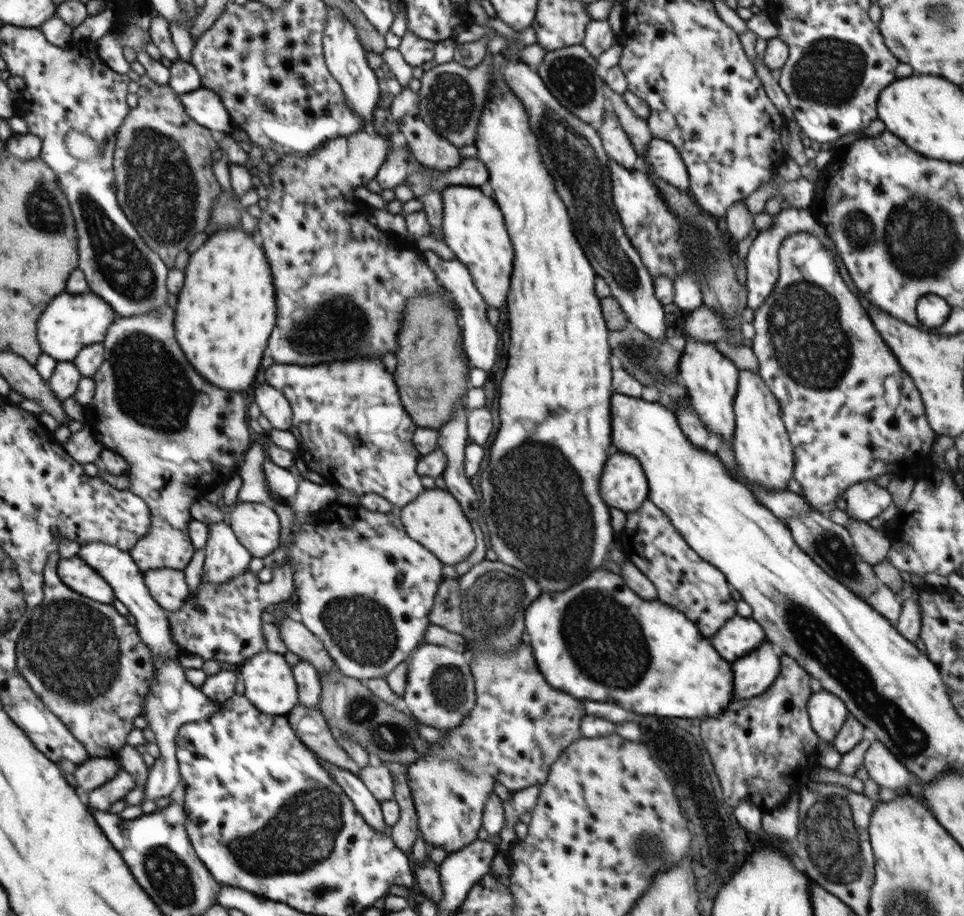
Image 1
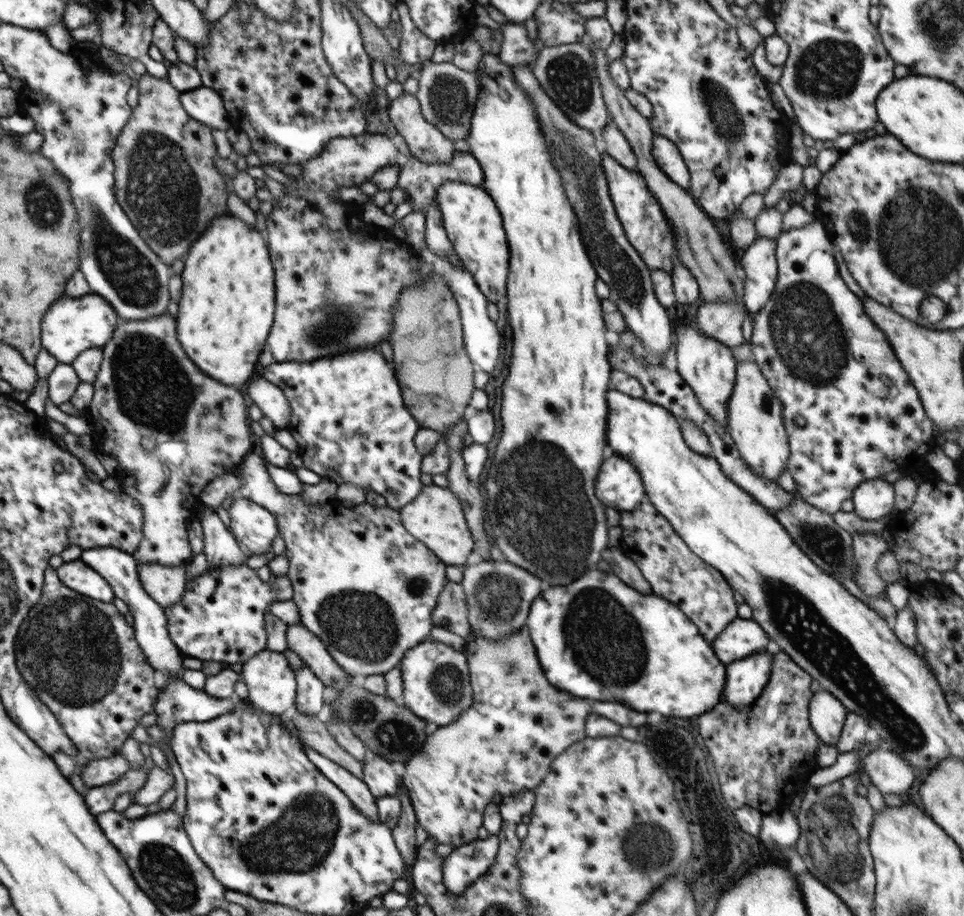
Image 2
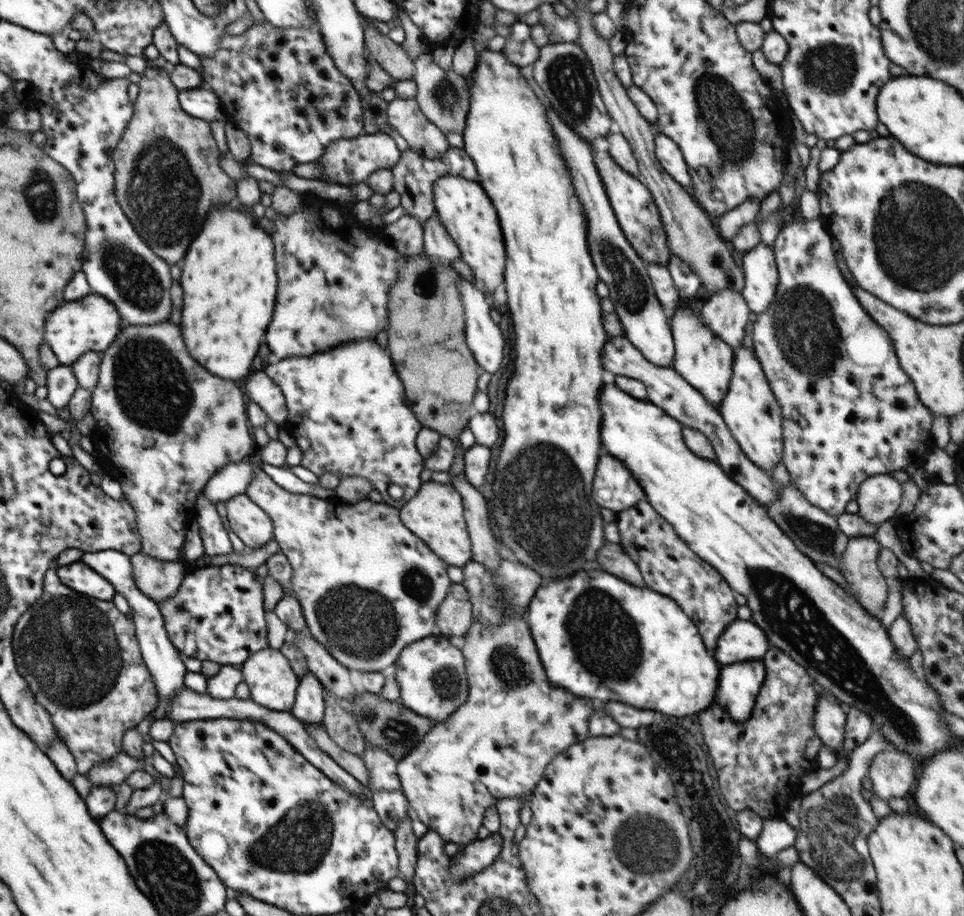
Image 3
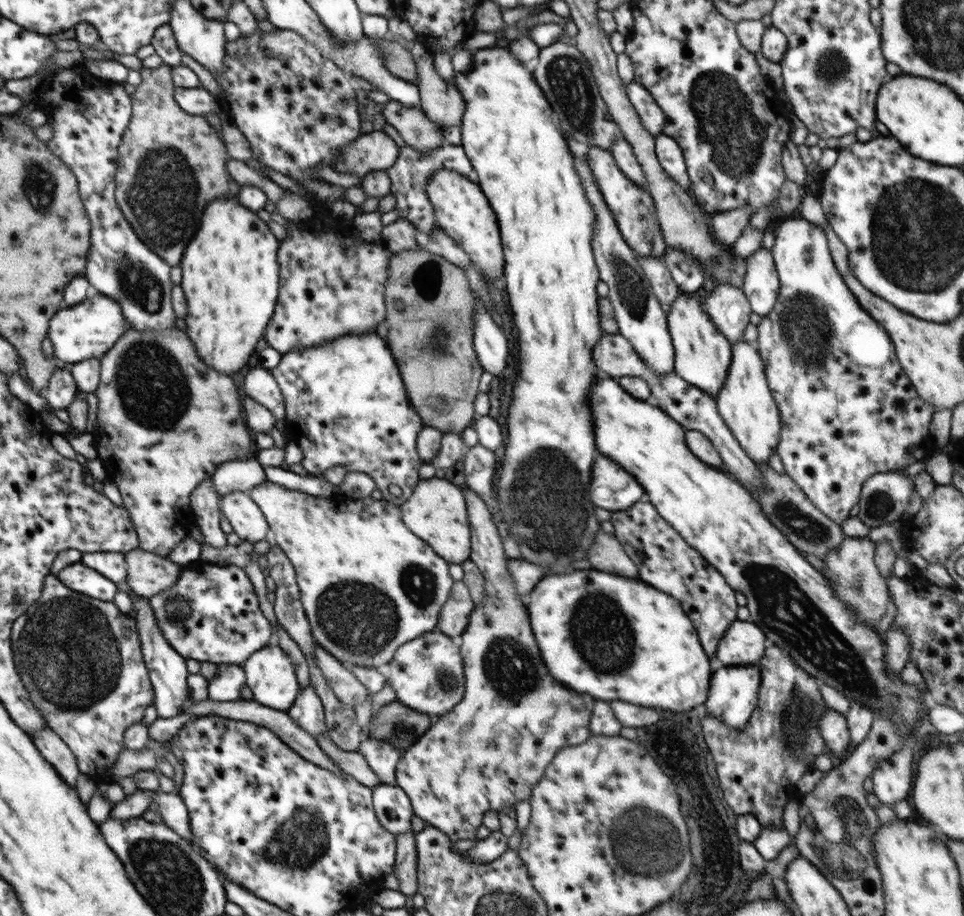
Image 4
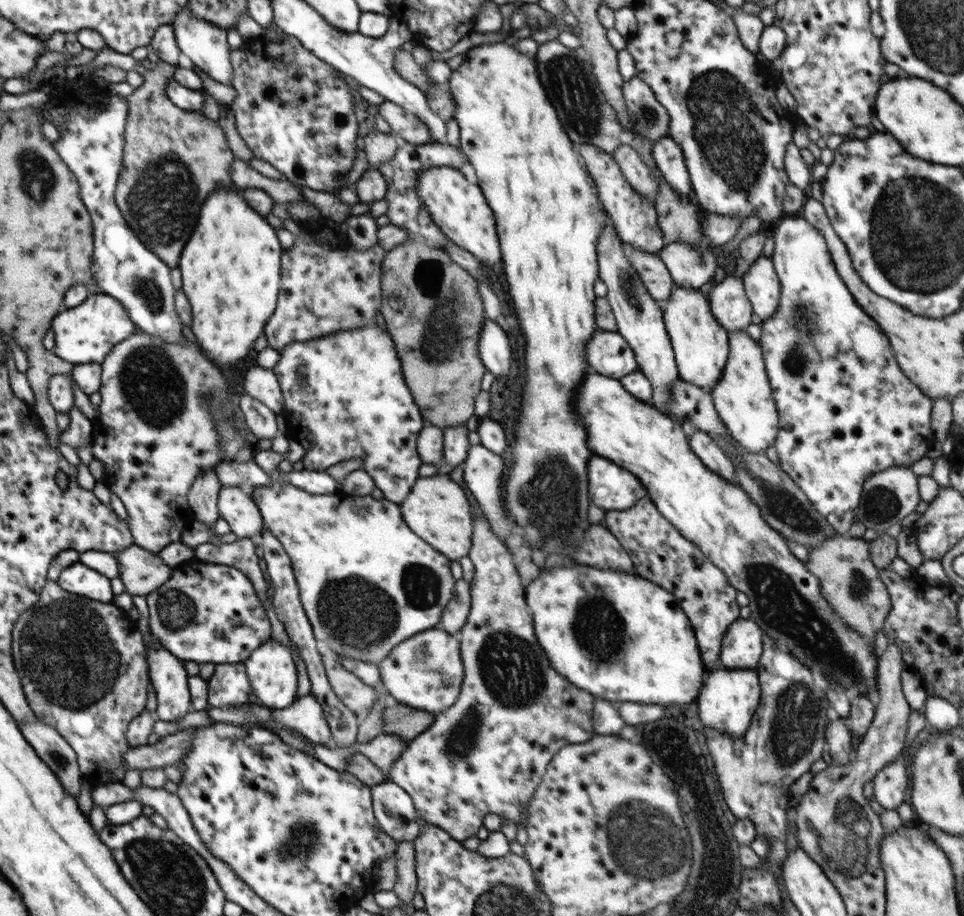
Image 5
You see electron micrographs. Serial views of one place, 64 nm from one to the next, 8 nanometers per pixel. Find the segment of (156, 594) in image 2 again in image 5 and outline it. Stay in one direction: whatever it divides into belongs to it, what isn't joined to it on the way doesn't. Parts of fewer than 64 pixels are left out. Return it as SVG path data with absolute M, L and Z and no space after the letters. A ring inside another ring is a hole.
M136 544L115 553L120 570L120 580L126 592L134 596L146 596L165 586L173 578L175 568L162 562L157 554L150 553Z

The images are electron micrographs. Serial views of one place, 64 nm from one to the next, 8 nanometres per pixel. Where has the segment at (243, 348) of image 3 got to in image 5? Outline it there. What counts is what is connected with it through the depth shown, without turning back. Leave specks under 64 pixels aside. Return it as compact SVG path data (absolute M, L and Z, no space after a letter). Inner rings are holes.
M222 187L213 194L206 200L206 208L202 208L202 228L194 232L194 240L190 240L186 252L182 252L180 269L184 280L181 288L192 304L192 332L202 345L202 351L222 367L248 354L252 342L264 332L268 319L274 314L281 291L282 245L276 237L276 229L250 208L242 191Z

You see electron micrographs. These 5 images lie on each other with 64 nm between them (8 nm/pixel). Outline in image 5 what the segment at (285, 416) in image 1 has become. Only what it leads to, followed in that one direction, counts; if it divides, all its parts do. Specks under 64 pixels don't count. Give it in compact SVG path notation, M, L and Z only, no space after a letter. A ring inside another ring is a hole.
M258 364L250 367L244 376L246 395L262 401L277 416L284 411L284 398L273 369L264 368Z

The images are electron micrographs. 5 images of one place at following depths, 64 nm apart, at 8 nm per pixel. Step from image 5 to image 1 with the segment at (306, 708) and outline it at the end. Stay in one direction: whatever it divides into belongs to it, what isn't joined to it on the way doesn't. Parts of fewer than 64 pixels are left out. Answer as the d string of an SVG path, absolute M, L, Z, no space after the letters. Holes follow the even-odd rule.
M300 658L292 669L299 692L299 704L306 706L306 708L318 708L320 706L320 696L322 696L322 693L320 693L322 692L320 674L304 658Z

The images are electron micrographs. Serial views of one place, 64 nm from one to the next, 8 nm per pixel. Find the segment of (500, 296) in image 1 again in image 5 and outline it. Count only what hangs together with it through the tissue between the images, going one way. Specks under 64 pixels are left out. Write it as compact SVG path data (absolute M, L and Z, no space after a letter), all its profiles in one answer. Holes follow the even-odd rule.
M434 166L418 173L416 192L432 220L454 244L478 257L483 265L494 266L502 258L496 218L477 184L470 184L458 169Z

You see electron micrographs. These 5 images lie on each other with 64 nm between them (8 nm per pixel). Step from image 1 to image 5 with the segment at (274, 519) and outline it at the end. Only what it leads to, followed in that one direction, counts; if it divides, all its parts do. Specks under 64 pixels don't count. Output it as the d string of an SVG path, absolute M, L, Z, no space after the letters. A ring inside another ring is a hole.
M222 486L218 493L218 512L237 537L250 537L255 541L261 537L264 520L247 489Z

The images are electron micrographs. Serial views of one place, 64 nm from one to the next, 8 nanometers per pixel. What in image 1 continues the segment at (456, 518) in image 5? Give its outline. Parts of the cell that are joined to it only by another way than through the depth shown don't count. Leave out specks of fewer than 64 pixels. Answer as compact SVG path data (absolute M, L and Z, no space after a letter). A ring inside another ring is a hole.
M438 487L424 489L412 502L399 509L404 530L412 538L430 550L442 564L456 565L464 562L476 548L476 536L460 503L449 490Z

